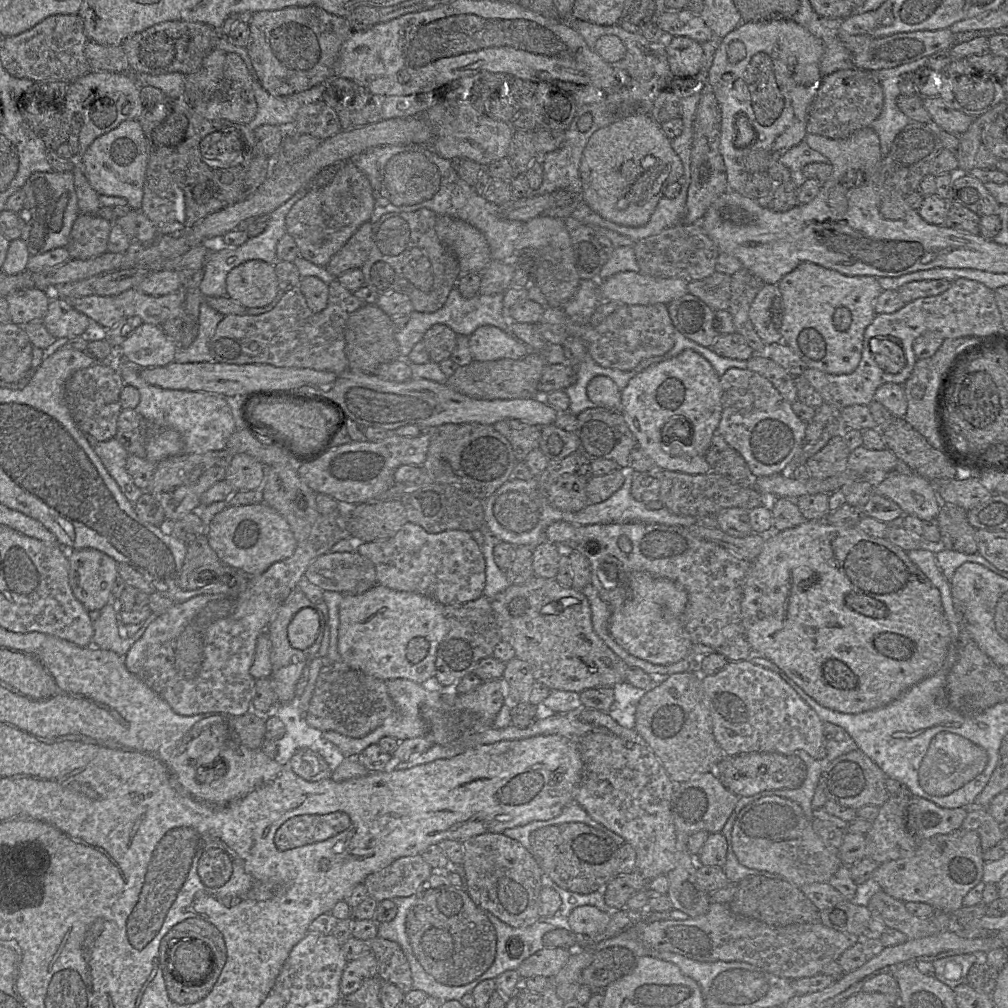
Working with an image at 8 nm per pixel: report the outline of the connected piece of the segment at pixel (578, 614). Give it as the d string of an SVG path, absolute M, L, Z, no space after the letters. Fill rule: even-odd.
M534 575L525 583L511 584L508 586L503 592L491 599L491 607L495 613L497 625L501 634L501 640L509 643L513 647L516 658L529 663L535 682L541 682L551 690L574 691L578 693L590 688L612 688L617 683L625 682L624 679L627 664L621 660L594 631L589 601L580 590L573 587L562 586L555 578L544 578Z

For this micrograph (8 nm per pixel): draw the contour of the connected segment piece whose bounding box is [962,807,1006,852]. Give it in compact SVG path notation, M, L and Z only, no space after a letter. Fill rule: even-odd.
M983 807L968 808L962 828L978 833L983 852L997 845L1006 838L1004 825L999 824Z

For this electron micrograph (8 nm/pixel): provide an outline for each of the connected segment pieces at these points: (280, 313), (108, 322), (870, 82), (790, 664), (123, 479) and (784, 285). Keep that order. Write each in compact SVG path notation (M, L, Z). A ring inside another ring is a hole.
M337 280L328 284L328 301L324 310L312 312L299 287L286 291L276 306L260 315L224 315L210 340L210 354L215 362L227 364L268 364L276 367L307 368L342 373L349 369L345 355L345 328L350 315L365 303Z
M90 295L69 301L76 310L88 316L91 322L96 322L105 329L126 318L116 306L115 297Z
M857 68L837 70L822 78L809 107L807 133L831 139L847 138L856 131L871 126L881 114L883 105L883 89L875 71Z
M805 520L800 525L766 535L761 553L750 562L741 602L745 636L754 655L777 665L795 684L819 705L842 713L856 714L888 705L923 679L939 671L953 642L939 590L909 559L907 552L887 538L876 538L856 527L841 527L825 520Z
M84 434L89 439L89 444L99 456L106 470L118 484L122 493L134 505L144 491L134 484L133 479L127 472L126 461L129 455L128 451L115 438L98 442L90 434Z
M803 262L786 274L777 286L779 300L773 301L771 309L776 316L779 314L782 342L801 358L807 368L834 375L854 372L862 358L865 329L876 315L875 300L882 292L878 279L873 276L847 276L812 262Z

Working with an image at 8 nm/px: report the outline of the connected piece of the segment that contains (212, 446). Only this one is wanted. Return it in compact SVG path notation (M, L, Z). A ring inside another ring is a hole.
M121 347L118 348L122 380L125 385L137 388L140 393L140 401L135 408L137 413L157 426L177 431L183 439L185 454L204 454L226 449L229 438L237 430L237 422L226 396L218 393L169 390L150 385L140 377L141 367L127 361Z

